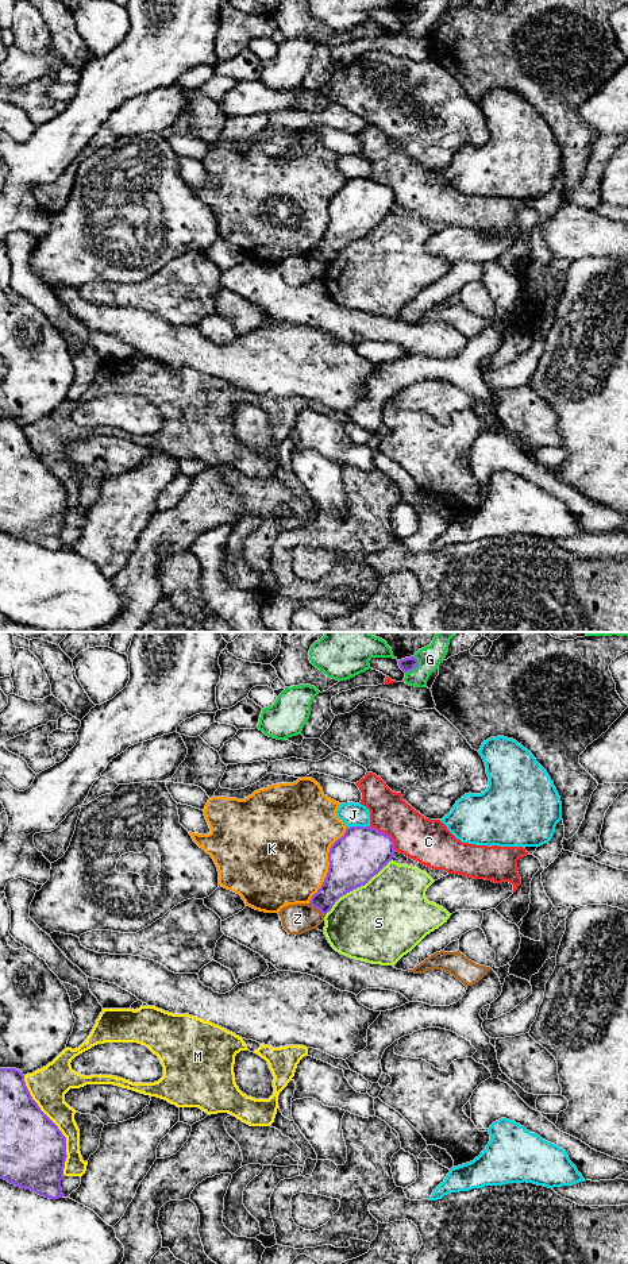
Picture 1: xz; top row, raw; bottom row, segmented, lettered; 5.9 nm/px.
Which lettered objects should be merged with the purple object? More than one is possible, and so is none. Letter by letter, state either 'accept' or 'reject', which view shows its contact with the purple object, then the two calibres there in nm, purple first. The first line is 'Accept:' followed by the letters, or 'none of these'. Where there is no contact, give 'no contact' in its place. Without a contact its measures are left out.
Accept: none of these
C: reject | xz | 300/260 nm
G: reject | xz | 80/140 nm
J: reject | xz | 300/140 nm
K: reject | xz | 300/480 nm
M: reject | xz | 400/220 nm
S: reject | xz | 300/480 nm
Z: reject | xz | 200/180 nm

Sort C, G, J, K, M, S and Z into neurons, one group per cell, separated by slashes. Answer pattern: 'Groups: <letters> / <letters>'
Groups: C / G / J / K / M / S / Z

